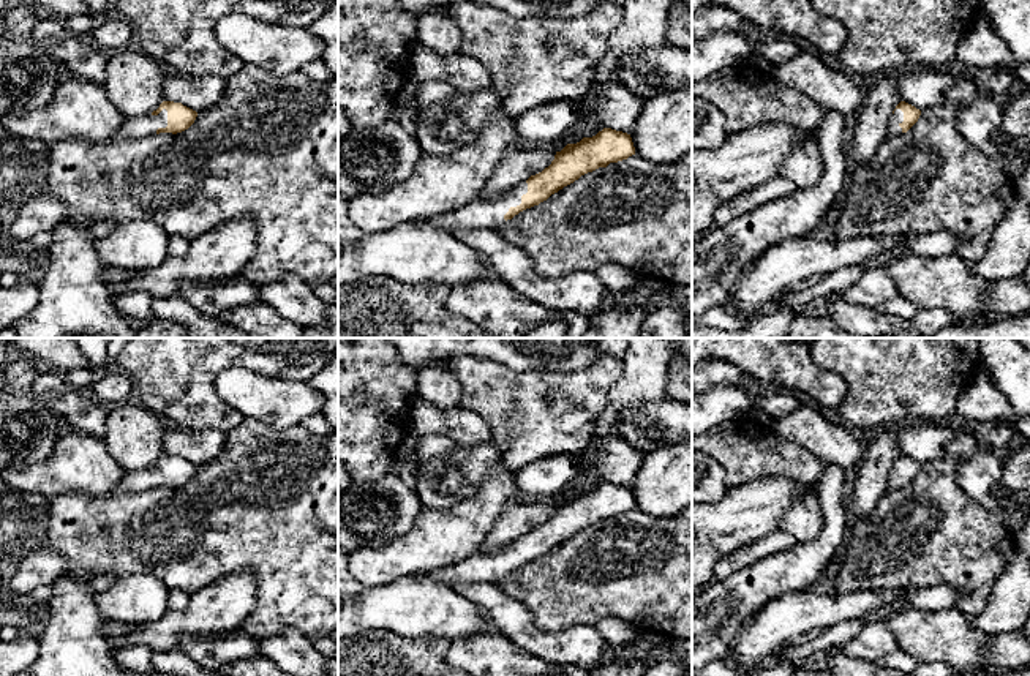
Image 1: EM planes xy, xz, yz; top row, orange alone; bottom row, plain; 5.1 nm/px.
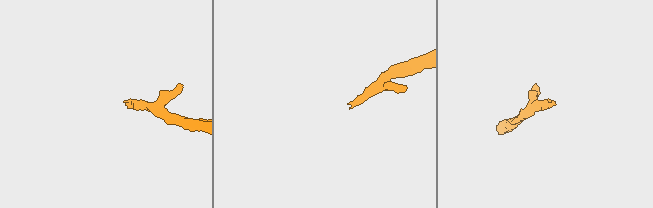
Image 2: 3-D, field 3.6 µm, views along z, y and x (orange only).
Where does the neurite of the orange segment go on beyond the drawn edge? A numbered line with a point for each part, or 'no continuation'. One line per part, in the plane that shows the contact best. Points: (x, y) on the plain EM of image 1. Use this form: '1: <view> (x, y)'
1: xz (484, 566)

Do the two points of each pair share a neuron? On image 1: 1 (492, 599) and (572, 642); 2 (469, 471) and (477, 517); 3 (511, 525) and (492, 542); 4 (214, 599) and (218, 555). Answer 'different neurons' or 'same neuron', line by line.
1: same neuron
2: different neurons
3: same neuron
4: different neurons

